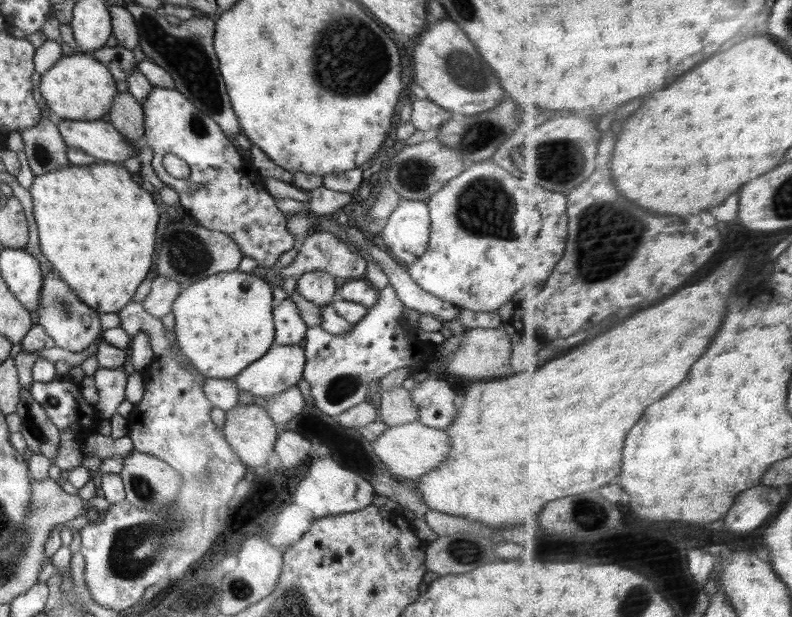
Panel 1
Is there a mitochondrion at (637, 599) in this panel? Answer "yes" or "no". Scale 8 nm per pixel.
yes

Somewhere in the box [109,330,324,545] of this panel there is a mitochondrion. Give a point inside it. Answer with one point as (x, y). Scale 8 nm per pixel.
(143, 490)

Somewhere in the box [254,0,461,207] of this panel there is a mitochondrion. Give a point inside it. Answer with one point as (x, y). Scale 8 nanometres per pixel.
(333, 58)

